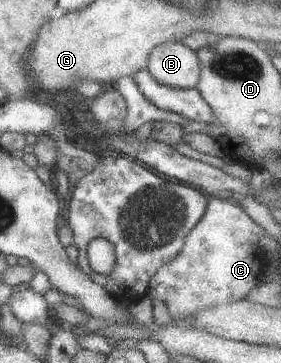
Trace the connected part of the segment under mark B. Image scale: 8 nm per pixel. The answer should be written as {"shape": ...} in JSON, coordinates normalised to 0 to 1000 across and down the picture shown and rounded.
{"shape":[[[594,113],[552,127],[512,190],[544,223],[616,245],[694,240],[715,201],[701,138],[637,113]]]}

